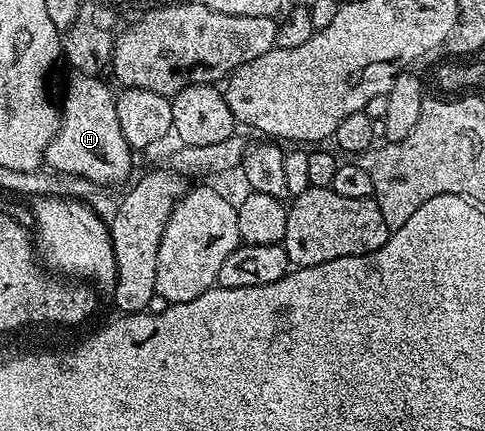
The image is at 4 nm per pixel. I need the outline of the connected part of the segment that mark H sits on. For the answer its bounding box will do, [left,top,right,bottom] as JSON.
[44,72,135,187]

